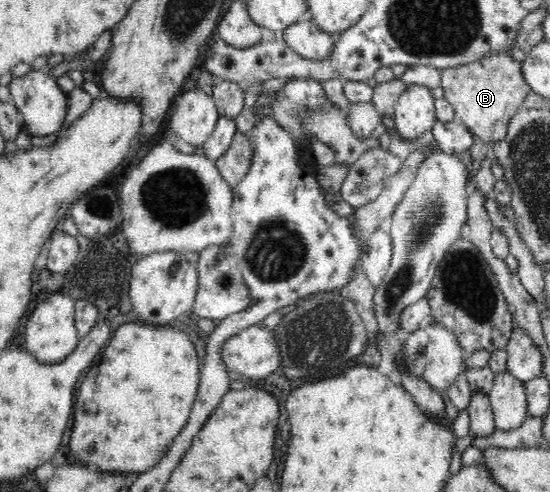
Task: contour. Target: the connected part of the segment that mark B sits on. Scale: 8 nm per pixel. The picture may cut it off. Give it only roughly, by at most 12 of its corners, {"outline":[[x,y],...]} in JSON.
{"outline":[[519,56],[440,71],[444,97],[491,147],[531,89]]}

